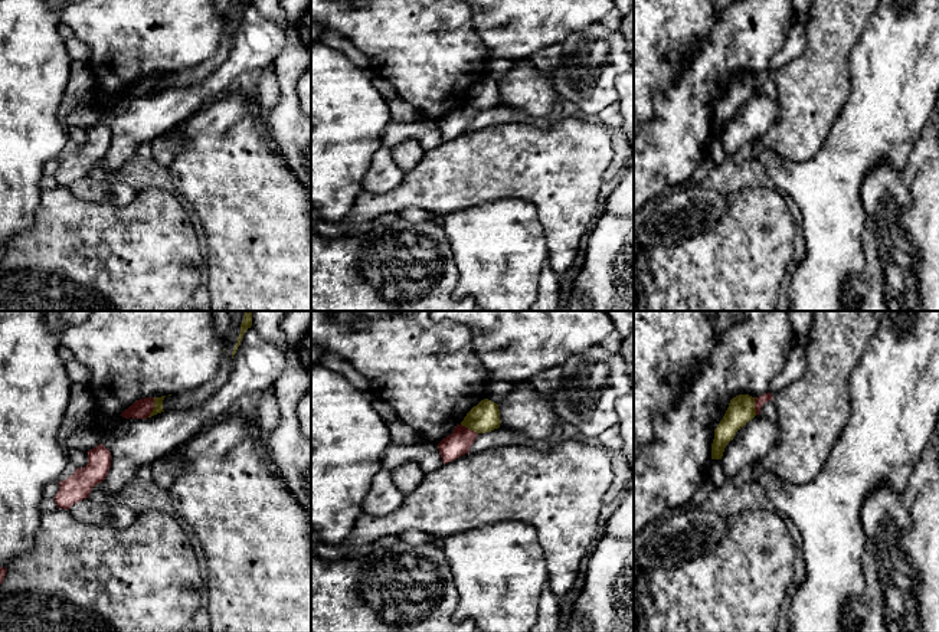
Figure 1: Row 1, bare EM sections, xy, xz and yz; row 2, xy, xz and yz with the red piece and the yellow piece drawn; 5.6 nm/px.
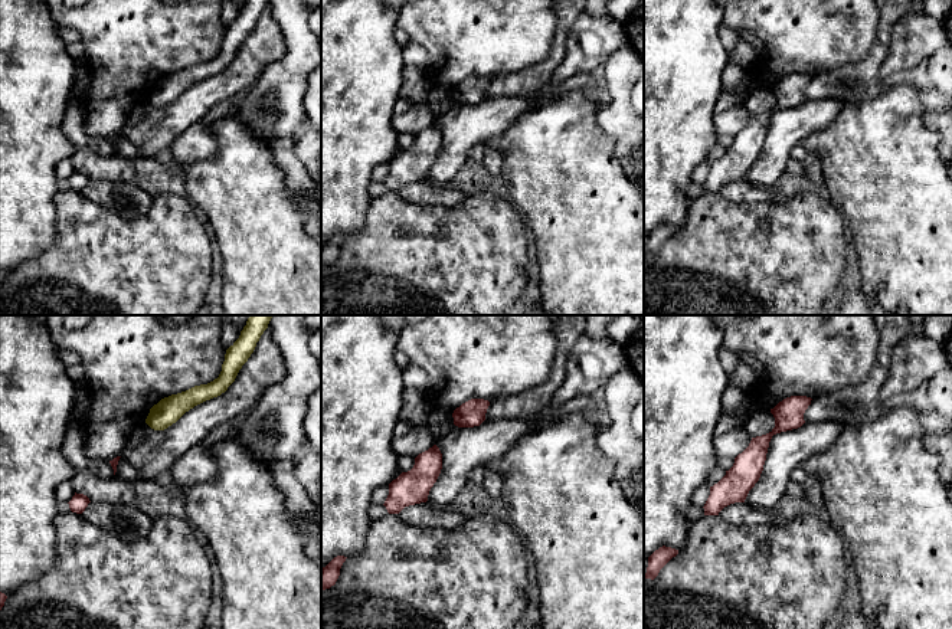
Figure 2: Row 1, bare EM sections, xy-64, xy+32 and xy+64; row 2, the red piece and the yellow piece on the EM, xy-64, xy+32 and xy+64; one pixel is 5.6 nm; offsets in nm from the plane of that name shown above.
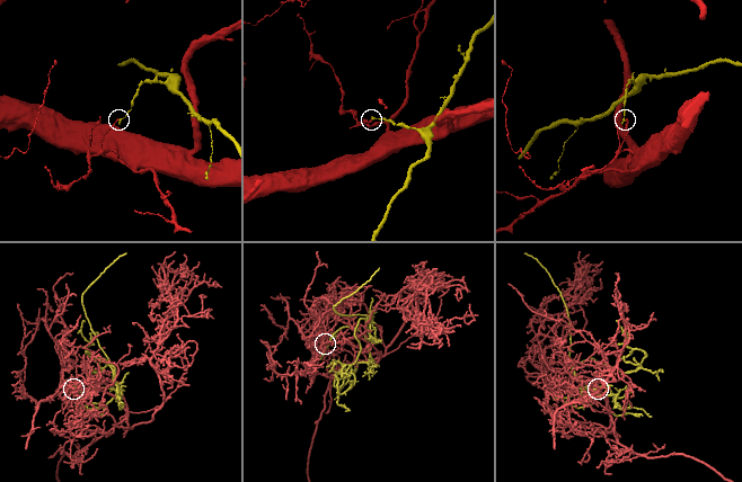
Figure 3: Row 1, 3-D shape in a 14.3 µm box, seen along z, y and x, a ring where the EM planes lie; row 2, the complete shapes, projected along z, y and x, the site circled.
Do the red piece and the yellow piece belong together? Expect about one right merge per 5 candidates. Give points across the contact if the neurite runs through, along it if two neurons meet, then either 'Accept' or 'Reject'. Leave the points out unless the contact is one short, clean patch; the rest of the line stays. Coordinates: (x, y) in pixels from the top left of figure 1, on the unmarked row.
Boundary: xy (154, 75), (154, 84), (147, 94). Reject

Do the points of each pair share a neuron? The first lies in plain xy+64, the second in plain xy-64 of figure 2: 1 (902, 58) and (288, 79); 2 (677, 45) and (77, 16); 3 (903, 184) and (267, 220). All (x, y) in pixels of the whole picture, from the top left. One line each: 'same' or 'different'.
1: different
2: different
3: same

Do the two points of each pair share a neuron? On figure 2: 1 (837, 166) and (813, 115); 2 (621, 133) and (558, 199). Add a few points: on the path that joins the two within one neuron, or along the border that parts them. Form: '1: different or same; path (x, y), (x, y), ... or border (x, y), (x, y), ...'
1: different; border (843, 104), (827, 127), (800, 143)
2: different; border (599, 110), (598, 124), (625, 173)

